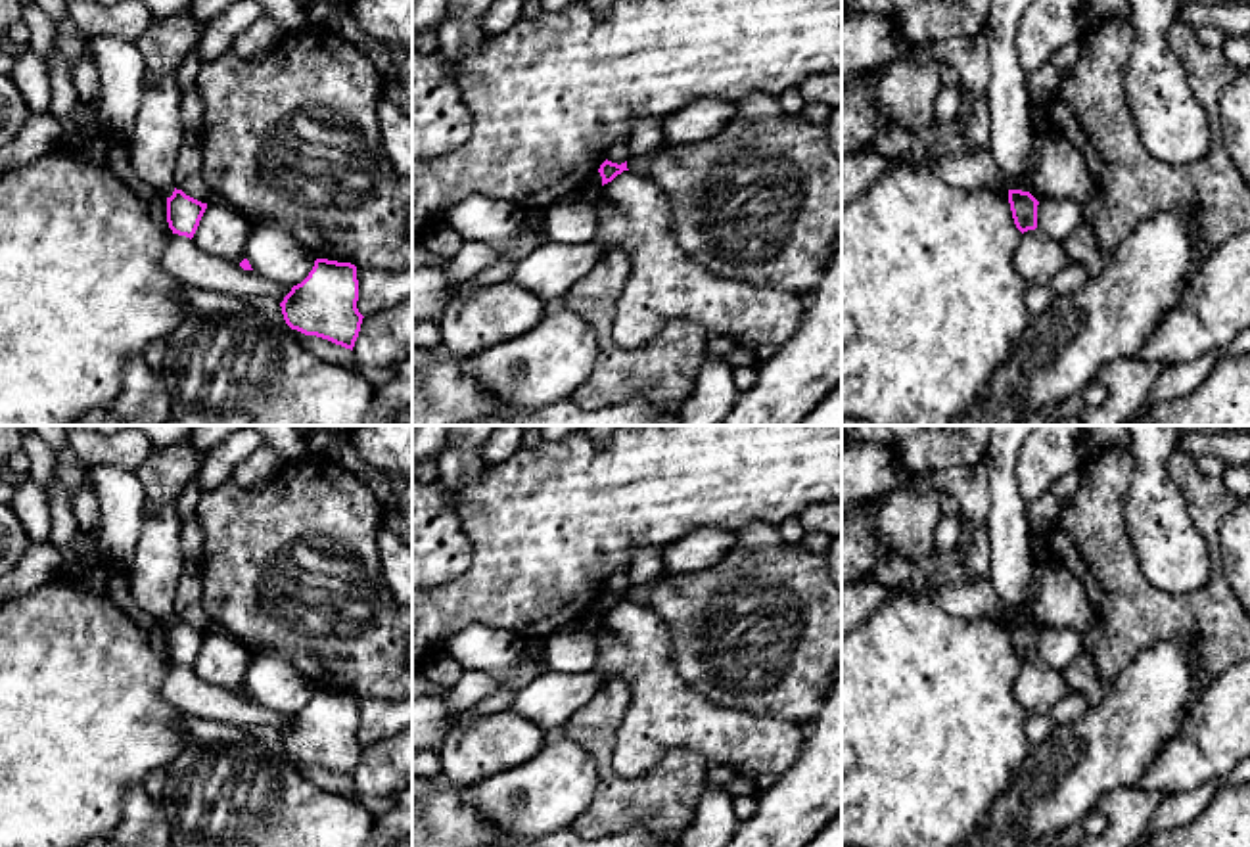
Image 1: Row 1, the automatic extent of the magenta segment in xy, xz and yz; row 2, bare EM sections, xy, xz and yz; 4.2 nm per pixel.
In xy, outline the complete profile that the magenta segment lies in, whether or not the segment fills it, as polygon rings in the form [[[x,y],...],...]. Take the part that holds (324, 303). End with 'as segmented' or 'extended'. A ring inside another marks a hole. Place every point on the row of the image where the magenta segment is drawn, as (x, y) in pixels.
[[[316,259],[309,276],[291,287],[280,307],[291,330],[353,351],[364,318],[357,301],[357,266]]]; as segmented

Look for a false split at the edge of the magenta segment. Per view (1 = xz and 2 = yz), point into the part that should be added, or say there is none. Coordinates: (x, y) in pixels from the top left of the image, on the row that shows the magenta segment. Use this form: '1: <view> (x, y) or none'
1: none
2: none

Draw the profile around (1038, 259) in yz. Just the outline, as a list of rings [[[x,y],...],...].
[[[1037,228],[1024,232],[1012,257],[1014,270],[1028,286],[1051,286],[1070,263],[1066,247],[1043,238]]]

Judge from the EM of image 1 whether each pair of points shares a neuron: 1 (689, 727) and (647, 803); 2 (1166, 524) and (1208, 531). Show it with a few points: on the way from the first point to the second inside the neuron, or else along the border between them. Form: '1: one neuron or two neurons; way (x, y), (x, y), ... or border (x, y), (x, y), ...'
1: two neurons; border (706, 761), (696, 754), (673, 750), (641, 775)
2: two neurons; border (1180, 487), (1187, 516), (1212, 560)

